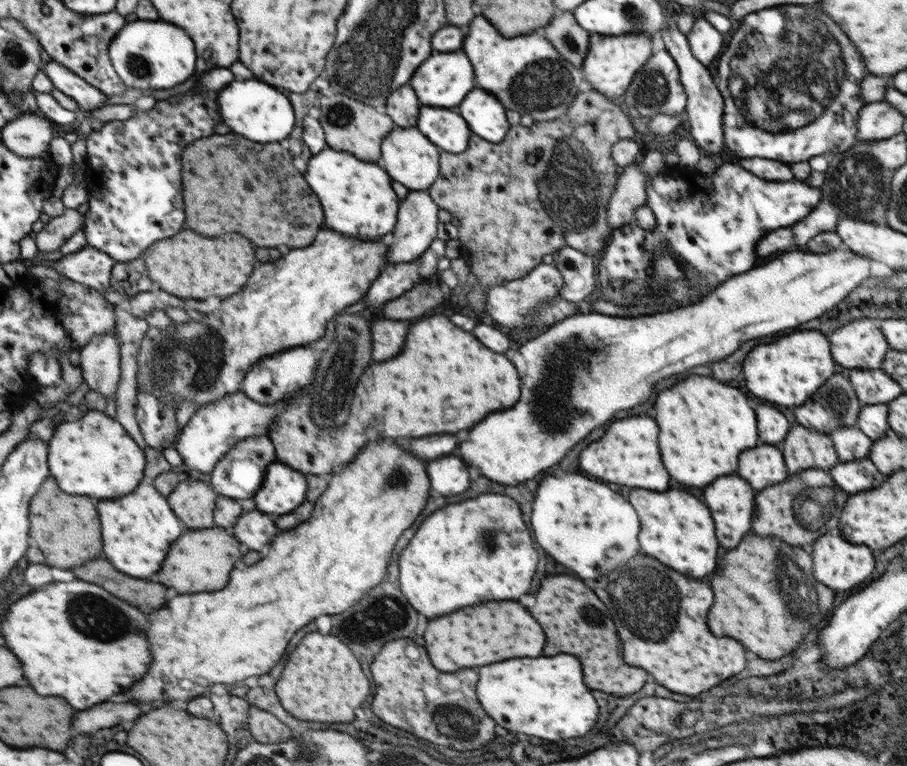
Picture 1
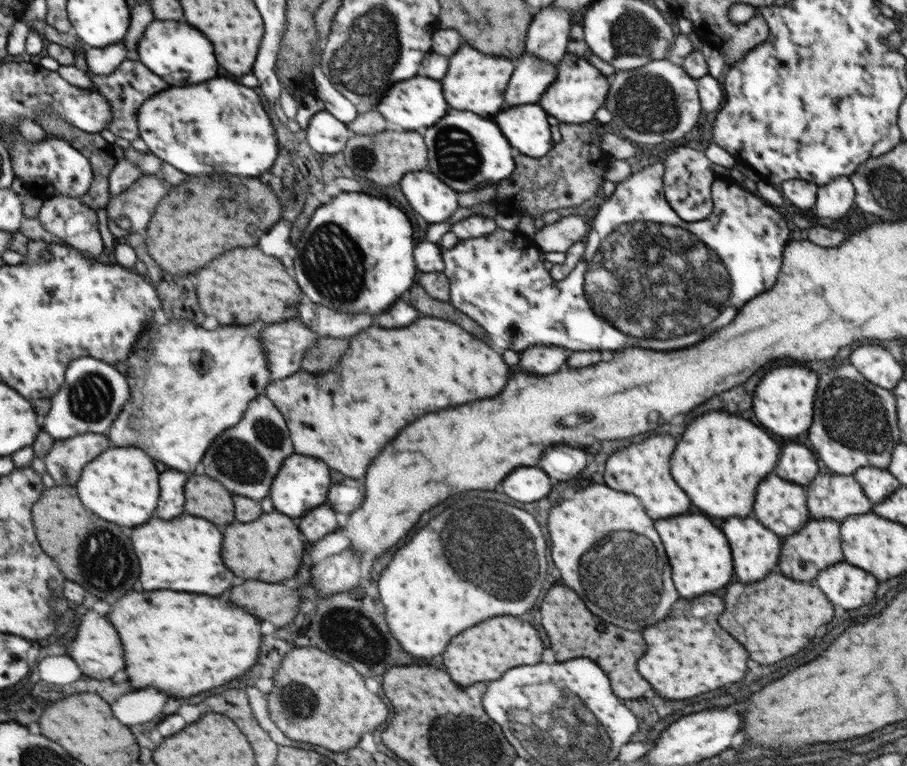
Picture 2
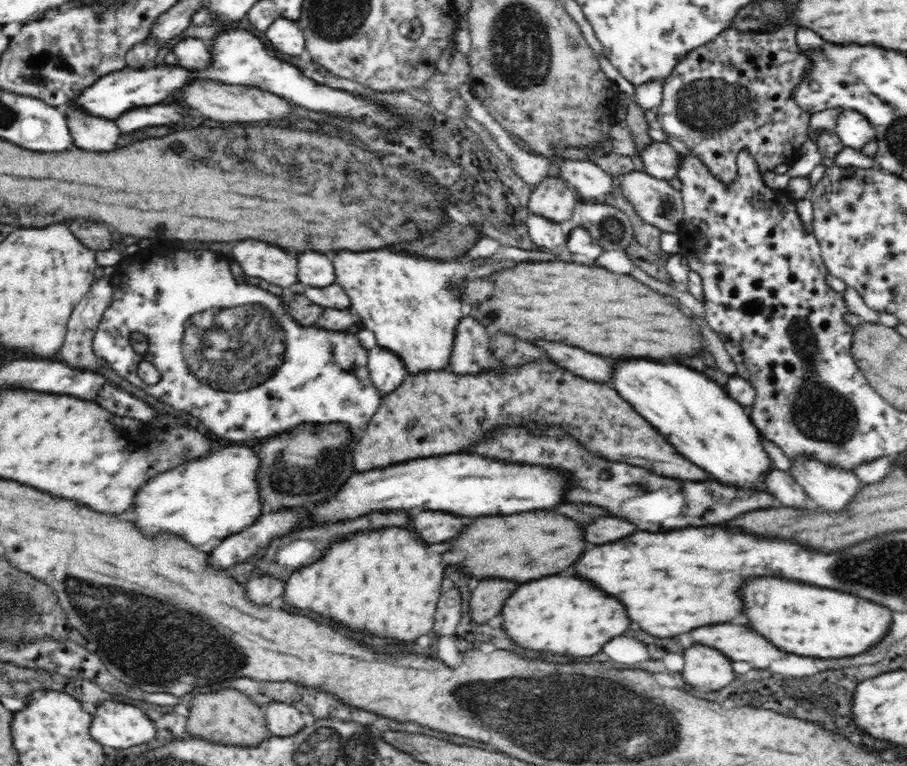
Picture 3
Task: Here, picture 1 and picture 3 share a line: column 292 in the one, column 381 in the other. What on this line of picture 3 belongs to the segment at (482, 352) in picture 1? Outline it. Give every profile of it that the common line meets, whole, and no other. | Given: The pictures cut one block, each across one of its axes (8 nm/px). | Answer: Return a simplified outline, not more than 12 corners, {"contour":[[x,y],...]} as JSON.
{"contour":[[552,361],[409,374],[355,470],[555,424],[594,456],[702,482],[610,383]]}

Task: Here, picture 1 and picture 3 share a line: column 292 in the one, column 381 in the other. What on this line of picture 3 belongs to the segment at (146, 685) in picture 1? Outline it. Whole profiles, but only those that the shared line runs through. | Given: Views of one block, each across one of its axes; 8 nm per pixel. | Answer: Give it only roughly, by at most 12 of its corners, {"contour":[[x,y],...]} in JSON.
{"contour":[[406,528],[331,542],[284,600],[408,642],[432,628],[442,556]]}

